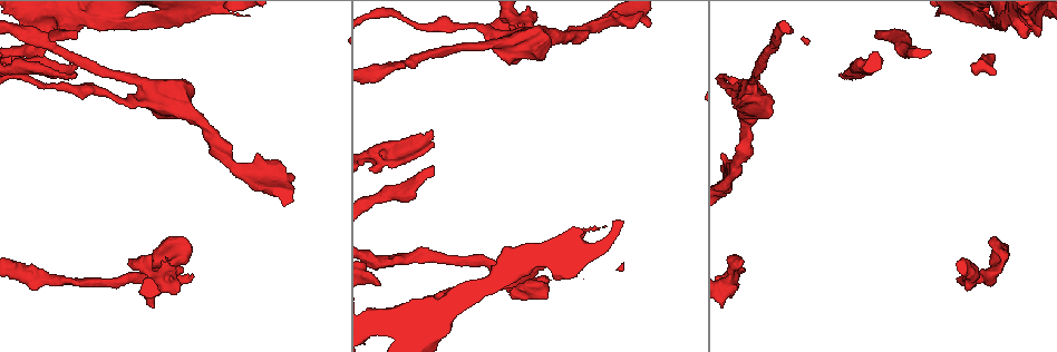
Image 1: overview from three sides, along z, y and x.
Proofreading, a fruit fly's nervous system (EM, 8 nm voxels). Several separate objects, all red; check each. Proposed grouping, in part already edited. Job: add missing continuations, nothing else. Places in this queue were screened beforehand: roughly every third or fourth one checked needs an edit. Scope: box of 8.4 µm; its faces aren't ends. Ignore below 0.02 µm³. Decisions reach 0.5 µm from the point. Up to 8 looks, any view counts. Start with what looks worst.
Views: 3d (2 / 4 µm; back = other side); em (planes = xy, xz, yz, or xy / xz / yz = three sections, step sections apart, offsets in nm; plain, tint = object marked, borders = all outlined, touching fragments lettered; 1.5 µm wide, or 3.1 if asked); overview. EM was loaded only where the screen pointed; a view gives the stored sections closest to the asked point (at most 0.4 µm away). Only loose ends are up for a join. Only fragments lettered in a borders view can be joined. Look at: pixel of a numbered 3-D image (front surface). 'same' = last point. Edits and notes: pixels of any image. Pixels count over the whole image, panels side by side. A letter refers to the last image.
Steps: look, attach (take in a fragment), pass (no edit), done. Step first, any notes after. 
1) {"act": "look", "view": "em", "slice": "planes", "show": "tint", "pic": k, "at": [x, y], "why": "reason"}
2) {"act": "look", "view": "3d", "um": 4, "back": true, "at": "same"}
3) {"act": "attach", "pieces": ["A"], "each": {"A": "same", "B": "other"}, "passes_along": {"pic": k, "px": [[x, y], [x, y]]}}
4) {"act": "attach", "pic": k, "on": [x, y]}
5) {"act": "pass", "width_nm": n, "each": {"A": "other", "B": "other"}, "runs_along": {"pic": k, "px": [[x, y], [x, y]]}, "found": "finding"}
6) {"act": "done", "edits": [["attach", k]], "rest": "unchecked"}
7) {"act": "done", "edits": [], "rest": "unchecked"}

{"act": "look", "view": "em", "slice": "planes", "show": "borders", "pic": 1, "at": [742, 264]}

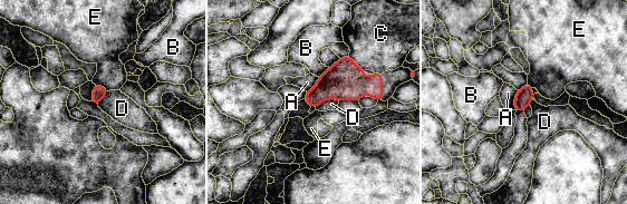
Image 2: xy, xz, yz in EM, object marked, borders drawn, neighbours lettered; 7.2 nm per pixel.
{"act": "pass", "each": {"A": "other", "B": "other", "C": "other", "D": "other", "E": "other"}, "border": {"pic": 2, "px": [[338, 99], [325, 99], [315, 108]]}, "found": "no lettered fragment goes on from it"}

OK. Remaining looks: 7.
{"act": "look", "view": "em", "slice": "planes", "show": "borders", "pic": 1, "at": [191, 275], "why": "an open end"}

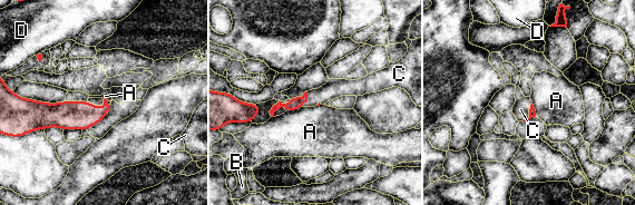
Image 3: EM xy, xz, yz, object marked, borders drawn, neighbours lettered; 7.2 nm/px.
{"act": "attach", "pieces": ["C"], "each": {"A": "other", "B": "other", "C": "same", "D": "other"}, "passes_along": {"pic": 3, "px": [[67, 115], [95, 105], [98, 101]]}, "found": "the cell continues"}

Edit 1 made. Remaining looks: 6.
{"act": "look", "view": "overview"}

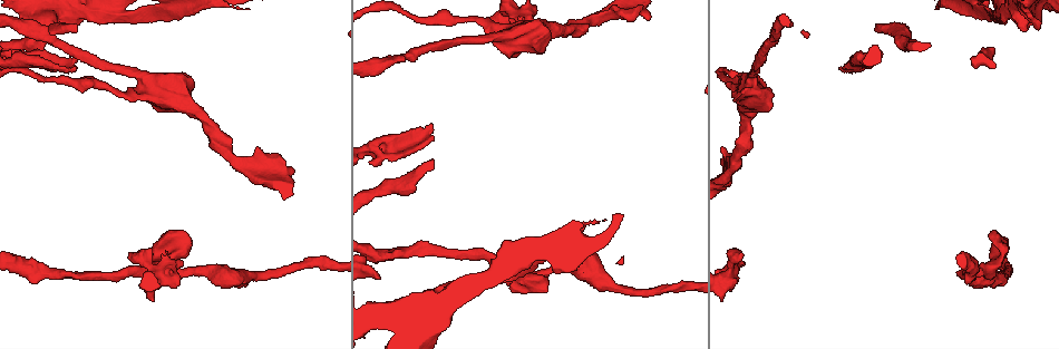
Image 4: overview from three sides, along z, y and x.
{"act": "look", "view": "em", "slice": "planes", "show": "plain", "pic": 4, "at": [77, 26], "why": "free end"}

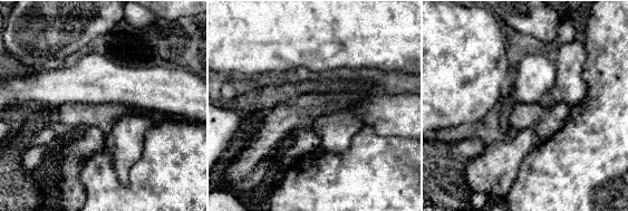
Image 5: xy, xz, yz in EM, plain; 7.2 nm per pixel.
{"act": "look", "view": "em", "slice": "planes", "show": "tint", "at": "same", "why": "with the object marked"}

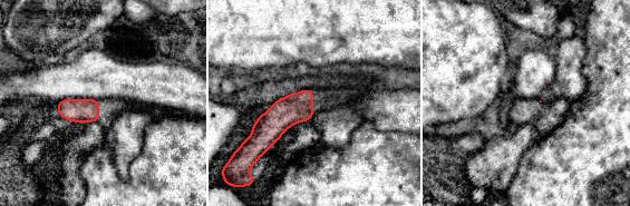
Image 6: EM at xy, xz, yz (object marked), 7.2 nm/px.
{"act": "look", "view": "em", "slice": "planes", "show": "borders", "at": "same", "why": "what lies round it"}

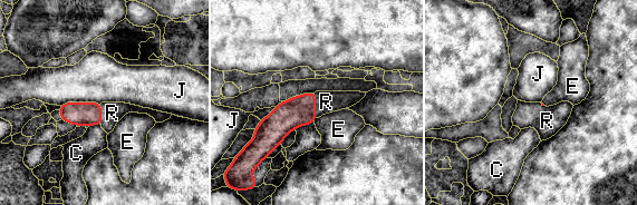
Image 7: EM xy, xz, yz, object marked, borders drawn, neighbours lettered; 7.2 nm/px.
{"act": "attach", "pieces": ["R"], "width_nm": 160, "each": {"C": "other", "E": "other", "J": "other", "R": "same"}, "passes_along": {"pic": 7, "px": [[300, 110], [315, 105], [326, 101]]}, "found": "the cell continues"}

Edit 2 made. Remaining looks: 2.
{"act": "done", "edits": [["attach", 3], ["attach", 7]], "rest": "unchecked"}

